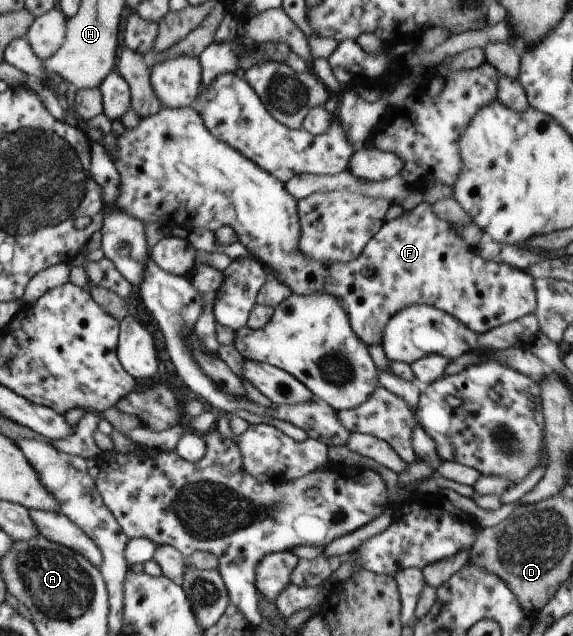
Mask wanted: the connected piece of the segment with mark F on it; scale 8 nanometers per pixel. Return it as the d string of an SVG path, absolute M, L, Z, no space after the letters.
M195 106L162 108L155 116L143 118L135 130L126 129L117 137L113 152L115 154L110 156L113 156L115 168L122 176L122 193L119 194L119 202L113 202L111 208L127 210L127 214L133 214L143 223L172 222L181 224L189 231L203 228L215 232L225 225L233 226L238 241L293 294L309 296L315 292L329 292L331 296L335 295L349 313L348 322L365 346L382 346L387 322L399 310L416 304L435 306L448 312L474 333L485 333L537 310L534 278L527 271L481 258L474 246L467 244L455 232L455 224L440 219L433 212L431 203L425 200L396 219L385 221L361 254L343 267L323 265L307 258L299 252L301 224L298 201L287 192L285 183L215 138L207 130Z

